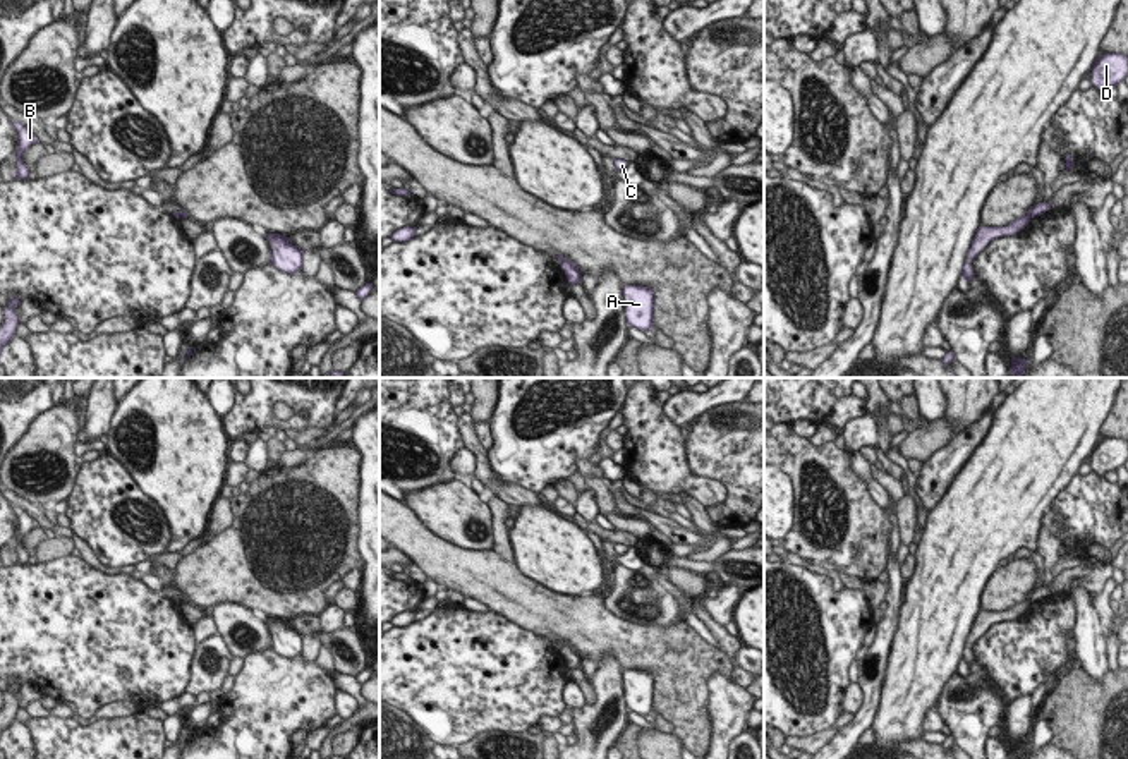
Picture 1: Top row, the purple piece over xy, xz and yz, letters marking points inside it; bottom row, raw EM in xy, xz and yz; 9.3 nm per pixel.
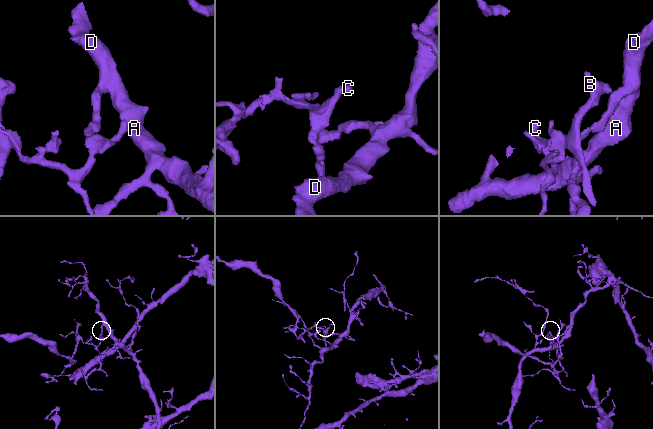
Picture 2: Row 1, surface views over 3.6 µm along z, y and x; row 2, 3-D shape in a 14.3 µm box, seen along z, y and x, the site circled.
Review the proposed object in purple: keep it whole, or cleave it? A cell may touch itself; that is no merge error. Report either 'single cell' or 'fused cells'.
fused cells

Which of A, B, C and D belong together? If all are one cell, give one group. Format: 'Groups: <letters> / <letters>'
Groups: A D / B C

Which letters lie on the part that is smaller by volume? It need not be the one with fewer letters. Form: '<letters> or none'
B, C

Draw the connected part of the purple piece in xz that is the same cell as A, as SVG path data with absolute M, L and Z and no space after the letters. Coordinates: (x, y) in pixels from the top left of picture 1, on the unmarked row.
M644 670L623 671L627 704L640 716L654 713L656 675Z

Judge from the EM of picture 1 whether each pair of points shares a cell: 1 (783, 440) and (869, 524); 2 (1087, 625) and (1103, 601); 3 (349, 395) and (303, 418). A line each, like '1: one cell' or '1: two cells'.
1: one cell
2: two cells
3: two cells

